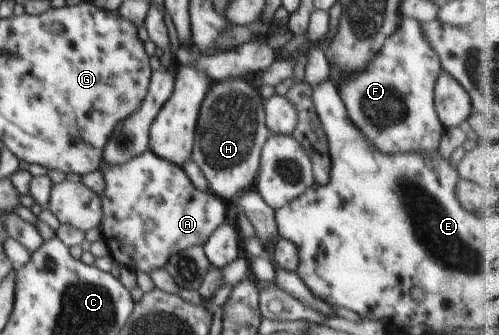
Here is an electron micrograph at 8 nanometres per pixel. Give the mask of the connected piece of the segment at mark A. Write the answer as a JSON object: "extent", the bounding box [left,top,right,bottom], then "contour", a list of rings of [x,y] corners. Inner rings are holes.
{"extent":[99,150,227,274],"contour":[[[150,150],[119,166],[104,163],[102,170],[105,178],[105,190],[100,196],[103,208],[103,218],[99,226],[102,240],[107,244],[114,260],[135,273],[149,274],[151,270],[164,269],[173,254],[194,246],[203,246],[222,222],[225,222],[227,208],[222,198],[211,190],[197,190],[182,167],[159,158]]]}

